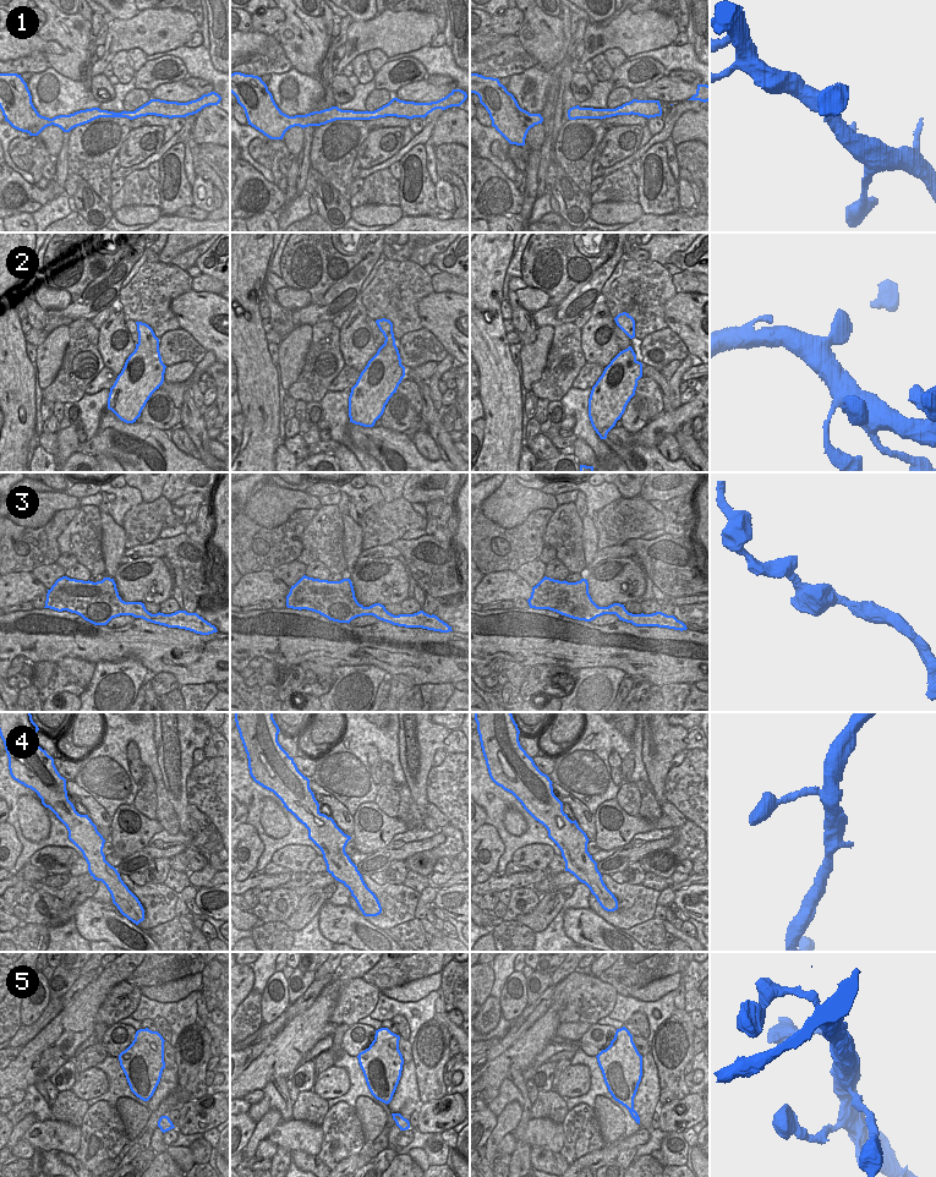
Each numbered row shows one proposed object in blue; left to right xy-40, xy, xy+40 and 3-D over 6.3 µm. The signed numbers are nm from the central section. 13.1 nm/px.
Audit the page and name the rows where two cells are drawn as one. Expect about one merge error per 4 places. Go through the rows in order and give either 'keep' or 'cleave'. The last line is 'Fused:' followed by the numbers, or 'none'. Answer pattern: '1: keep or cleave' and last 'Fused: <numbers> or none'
1: cleave
2: keep
3: keep
4: keep
5: keep
Fused: 1

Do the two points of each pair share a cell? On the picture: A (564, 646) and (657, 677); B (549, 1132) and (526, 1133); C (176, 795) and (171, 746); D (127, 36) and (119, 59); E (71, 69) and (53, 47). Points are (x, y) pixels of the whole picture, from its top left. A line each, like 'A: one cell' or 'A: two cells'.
A: one cell
B: one cell
C: one cell
D: two cells
E: two cells

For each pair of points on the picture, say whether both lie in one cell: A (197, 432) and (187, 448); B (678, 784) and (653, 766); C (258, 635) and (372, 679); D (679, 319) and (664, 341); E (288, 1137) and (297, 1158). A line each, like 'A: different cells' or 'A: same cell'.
A: different cells
B: different cells
C: different cells
D: different cells
E: different cells

